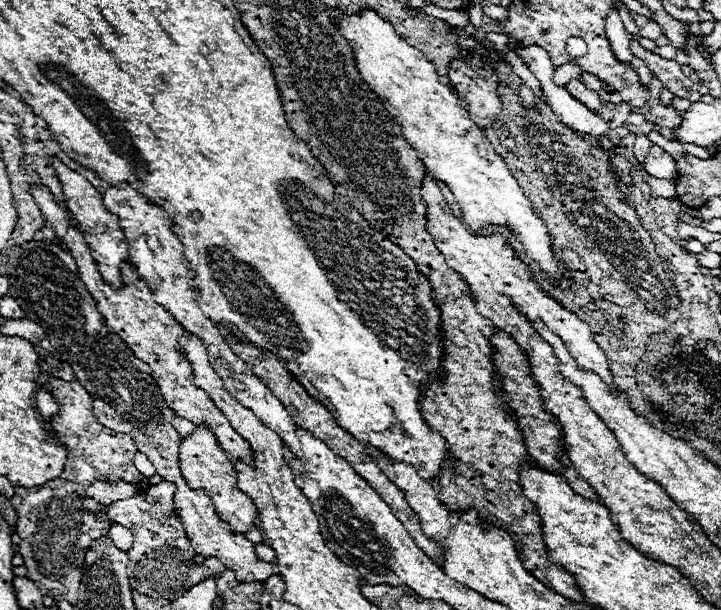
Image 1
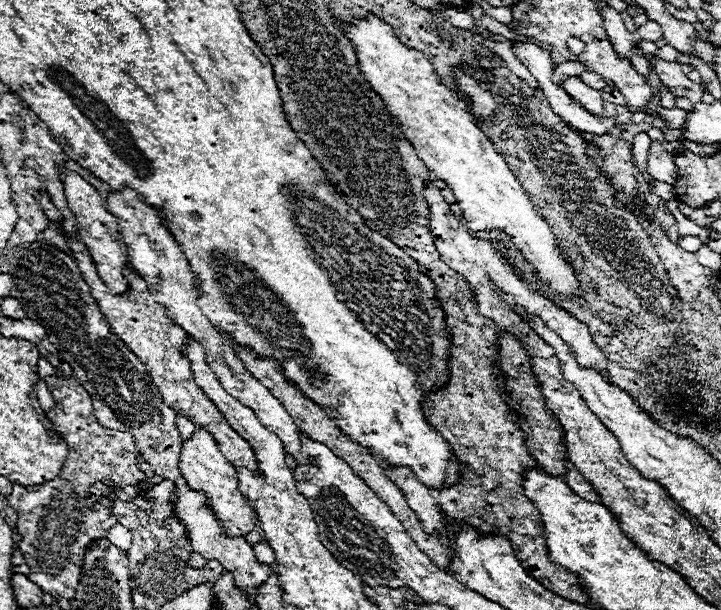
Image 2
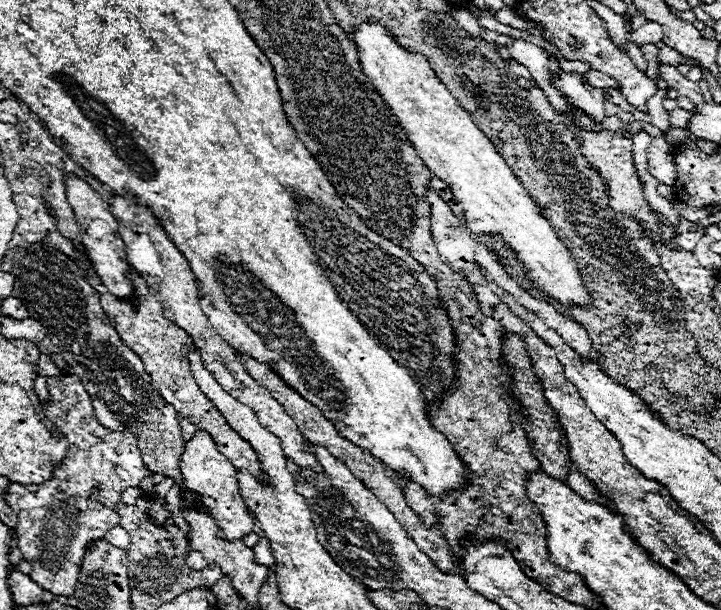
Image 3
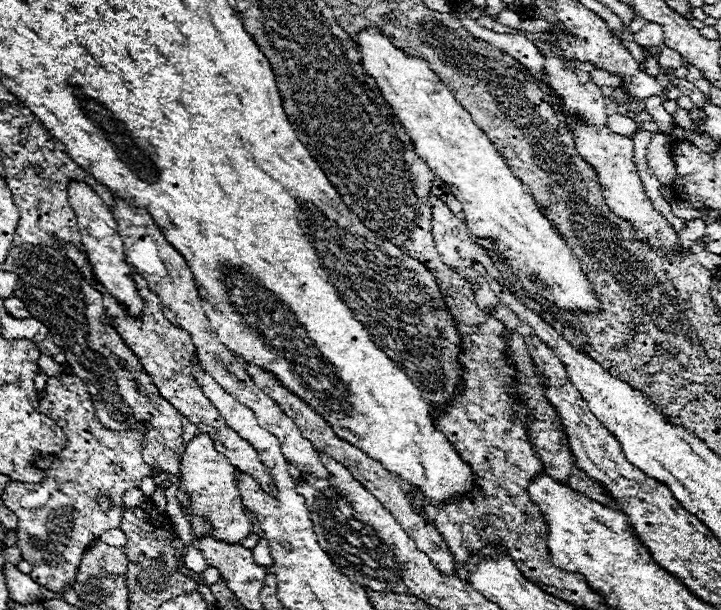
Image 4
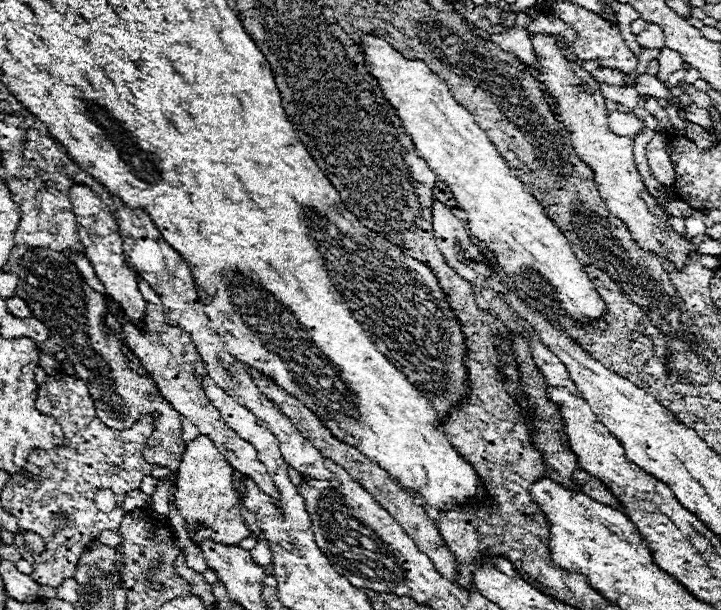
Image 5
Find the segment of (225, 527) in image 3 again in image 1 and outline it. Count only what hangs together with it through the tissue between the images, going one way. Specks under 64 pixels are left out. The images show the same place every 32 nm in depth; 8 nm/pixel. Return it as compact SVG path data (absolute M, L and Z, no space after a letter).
M196 426L190 436L182 438L182 444L180 444L180 470L182 470L182 476L186 478L190 488L194 488L194 490L202 488L202 490L208 492L220 520L226 520L232 526L234 532L244 534L254 526L254 522L256 522L254 502L250 502L250 498L236 486L234 466L228 460L228 456L224 454L224 450L220 448L220 444L218 444L212 430Z

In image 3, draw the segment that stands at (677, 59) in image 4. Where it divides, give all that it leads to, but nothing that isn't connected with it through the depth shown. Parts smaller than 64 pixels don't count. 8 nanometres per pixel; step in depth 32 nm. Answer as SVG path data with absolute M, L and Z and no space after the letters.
M665 46L663 49L660 49L658 54L660 62L664 62L664 64L674 64L674 66L678 66L678 64L680 64L680 57L681 55L669 46Z

